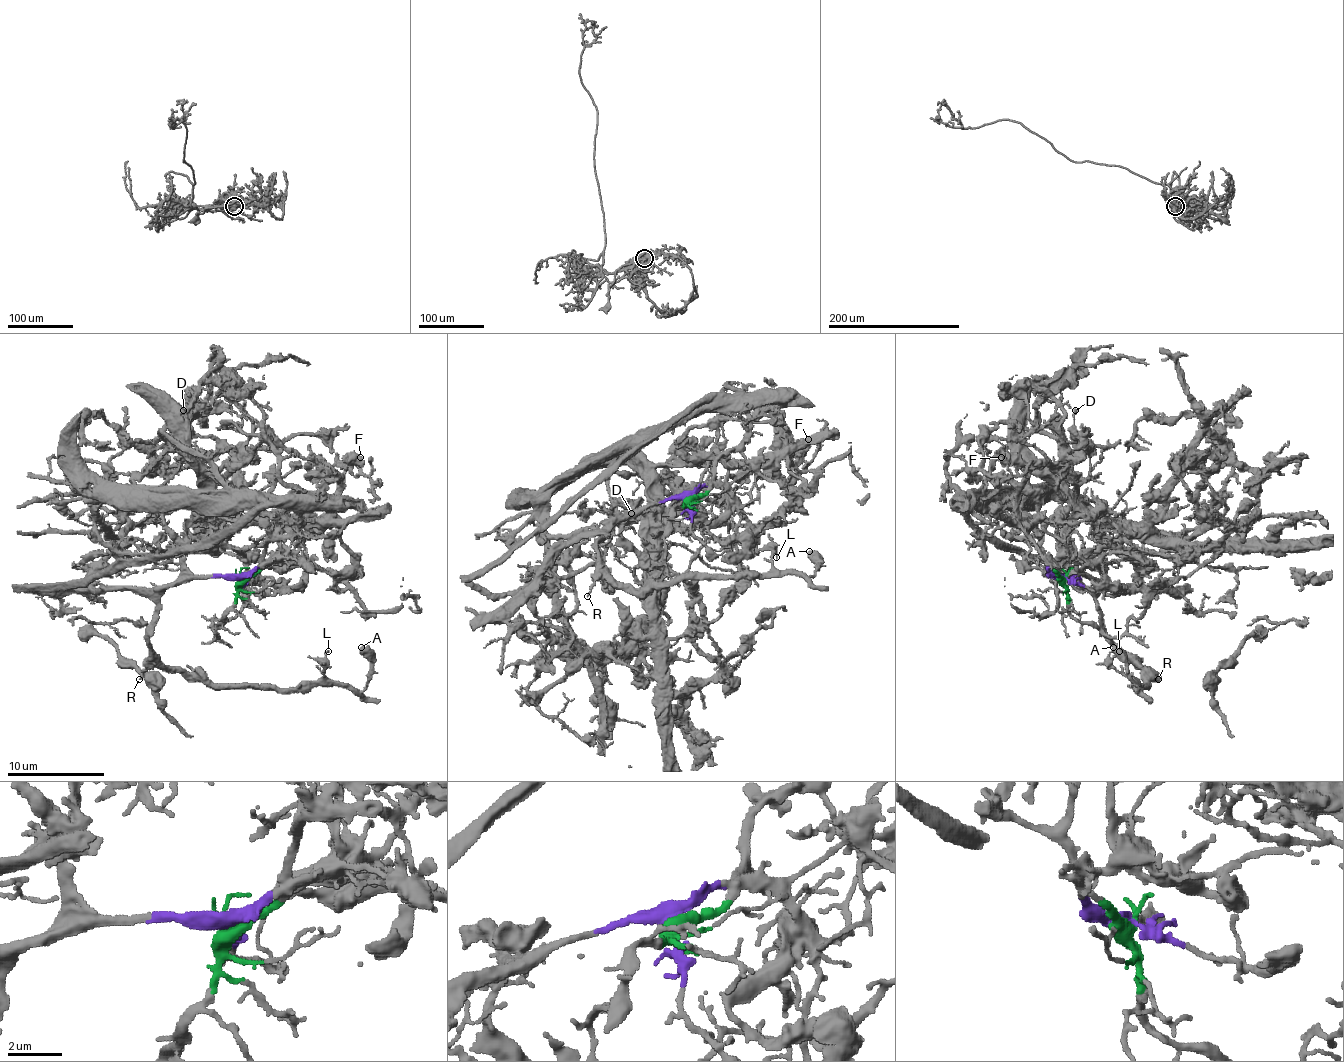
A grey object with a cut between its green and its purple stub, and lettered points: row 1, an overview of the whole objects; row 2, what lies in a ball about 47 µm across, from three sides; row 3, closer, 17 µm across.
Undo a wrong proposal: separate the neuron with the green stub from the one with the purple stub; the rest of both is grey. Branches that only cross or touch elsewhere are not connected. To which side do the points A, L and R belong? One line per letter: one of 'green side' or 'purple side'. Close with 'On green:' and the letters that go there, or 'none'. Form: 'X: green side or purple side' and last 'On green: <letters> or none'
A: purple side
L: purple side
R: purple side
On green: none

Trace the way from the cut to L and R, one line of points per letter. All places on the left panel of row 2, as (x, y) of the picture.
L: (239, 578), (182, 578), (163, 593), (148, 649), (170, 668), (226, 685), (312, 688), (324, 678), (329, 651)
R: (239, 578), (175, 580), (158, 600), (153, 612), (153, 629), (148, 634), (148, 663), (138, 678)

